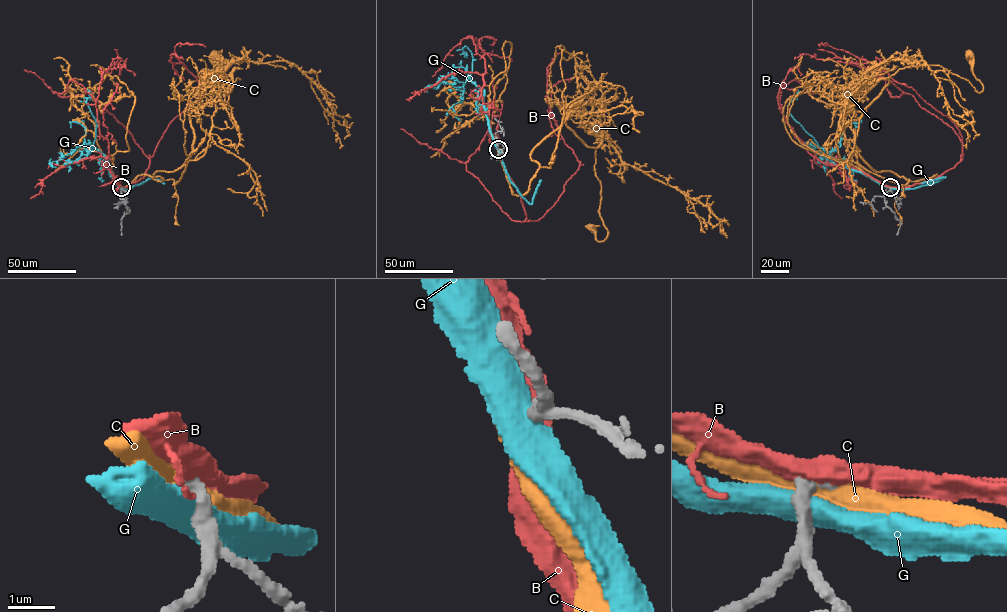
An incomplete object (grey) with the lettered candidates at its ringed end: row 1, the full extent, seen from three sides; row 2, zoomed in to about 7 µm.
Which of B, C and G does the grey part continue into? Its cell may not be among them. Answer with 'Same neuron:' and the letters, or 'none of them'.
Same neuron: B

